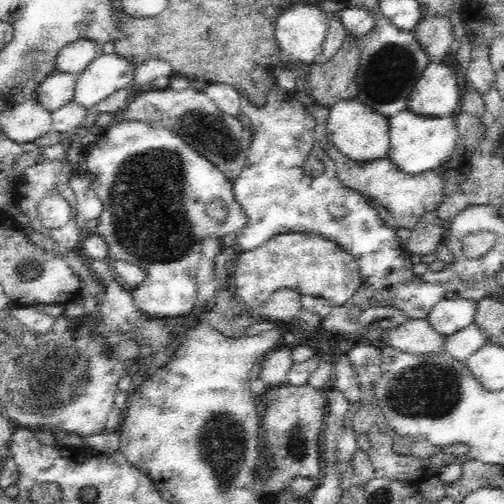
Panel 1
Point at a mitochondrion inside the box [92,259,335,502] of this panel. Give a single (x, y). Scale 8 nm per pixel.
(222, 441)

